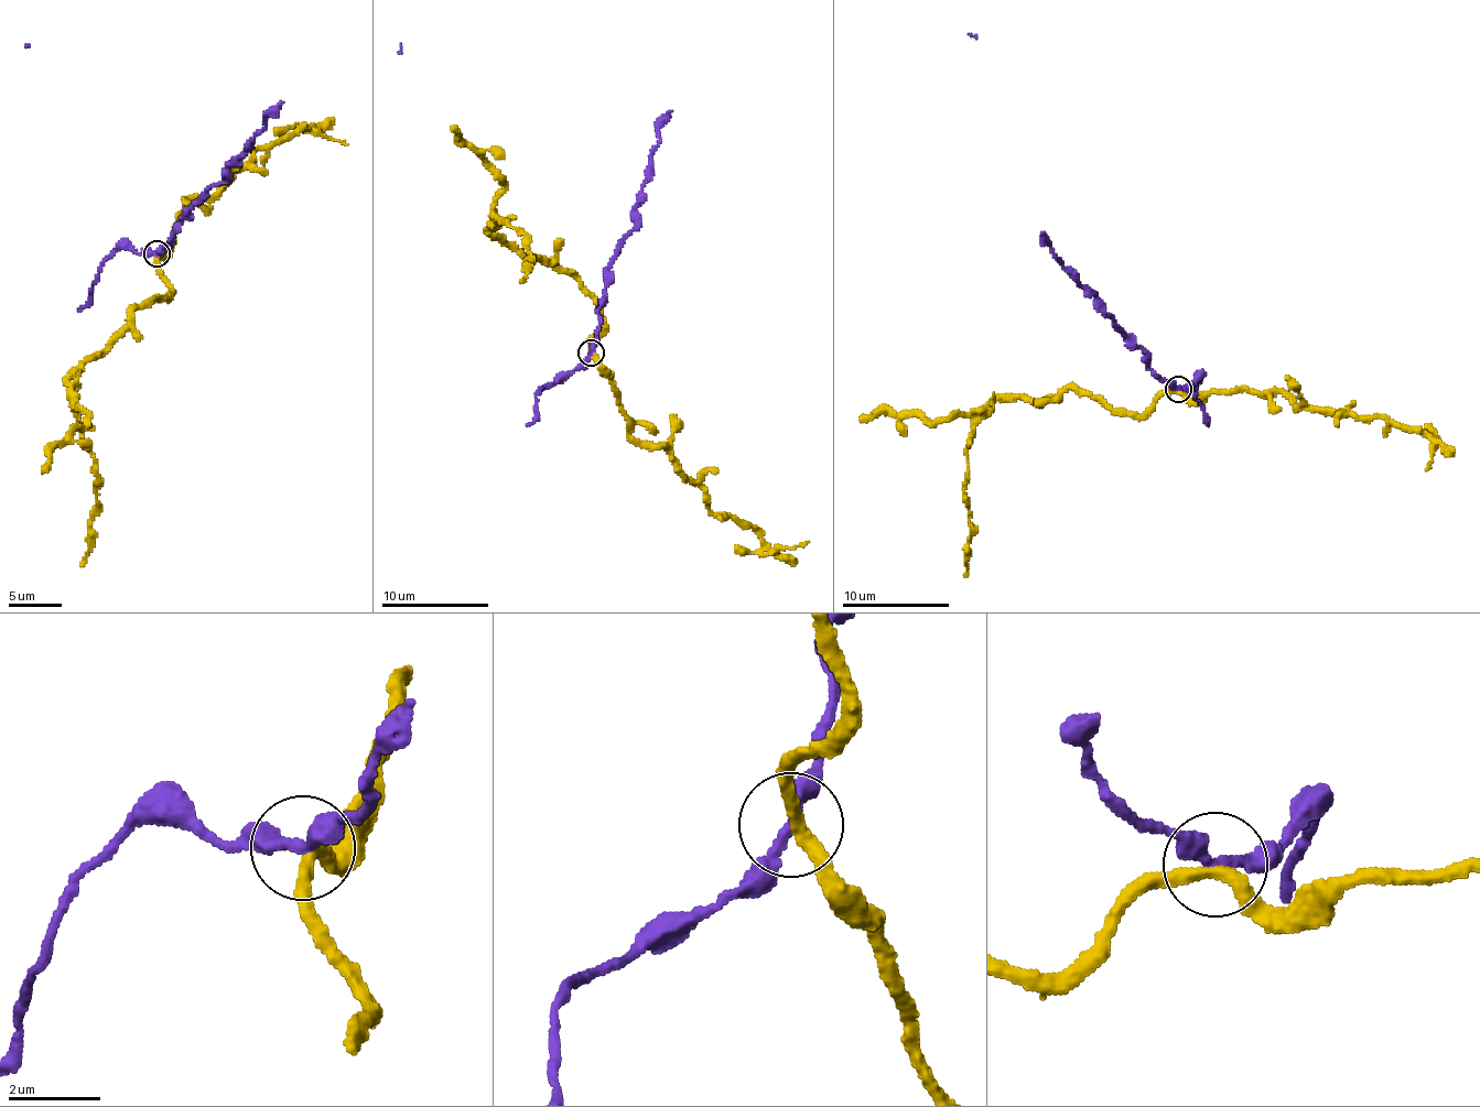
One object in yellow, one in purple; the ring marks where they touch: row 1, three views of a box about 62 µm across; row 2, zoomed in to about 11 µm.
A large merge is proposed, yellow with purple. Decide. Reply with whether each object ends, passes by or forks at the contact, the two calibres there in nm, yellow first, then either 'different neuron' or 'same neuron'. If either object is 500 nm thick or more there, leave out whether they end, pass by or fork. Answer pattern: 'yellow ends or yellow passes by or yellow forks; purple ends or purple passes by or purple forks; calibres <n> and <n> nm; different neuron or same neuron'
yellow passes by; purple passes by; calibres 300 and 280 nm; different neuron

